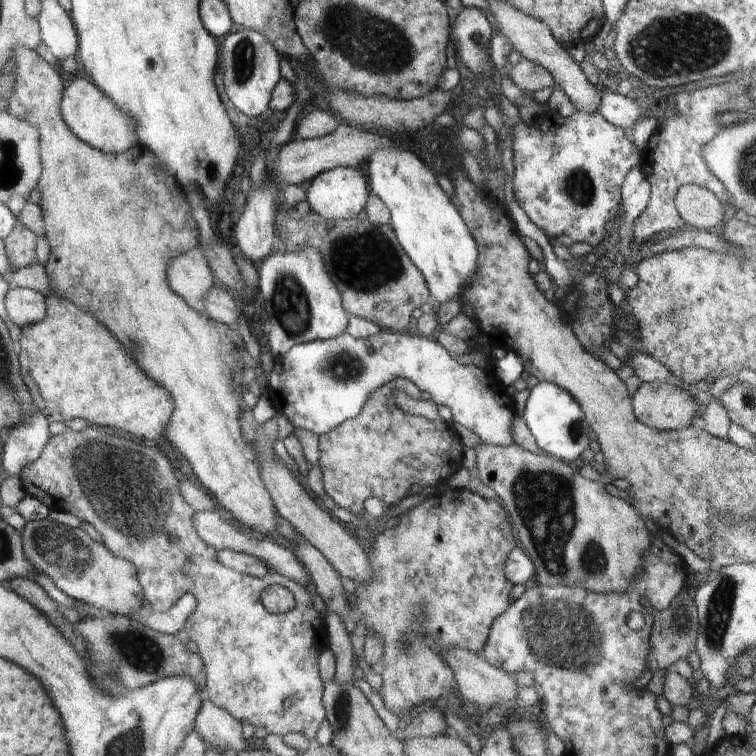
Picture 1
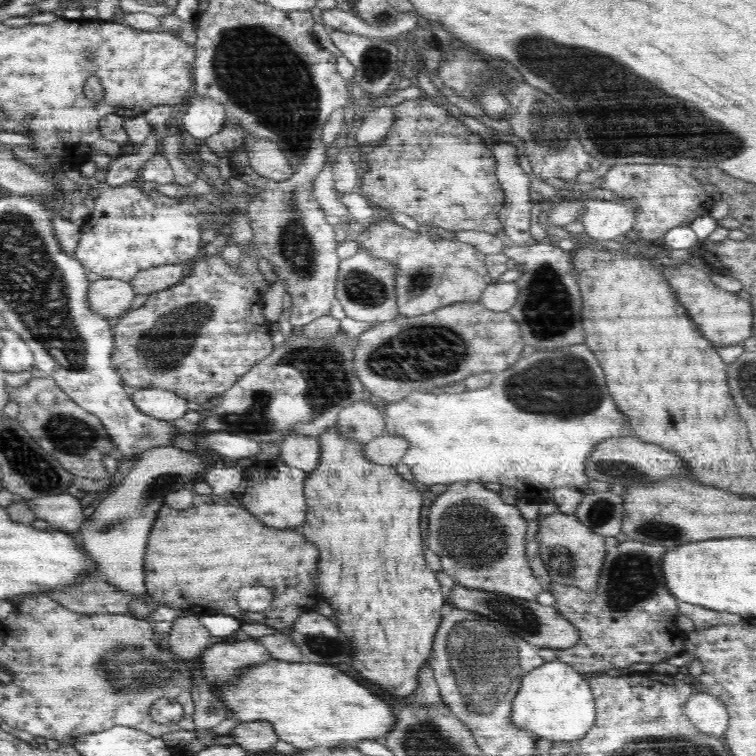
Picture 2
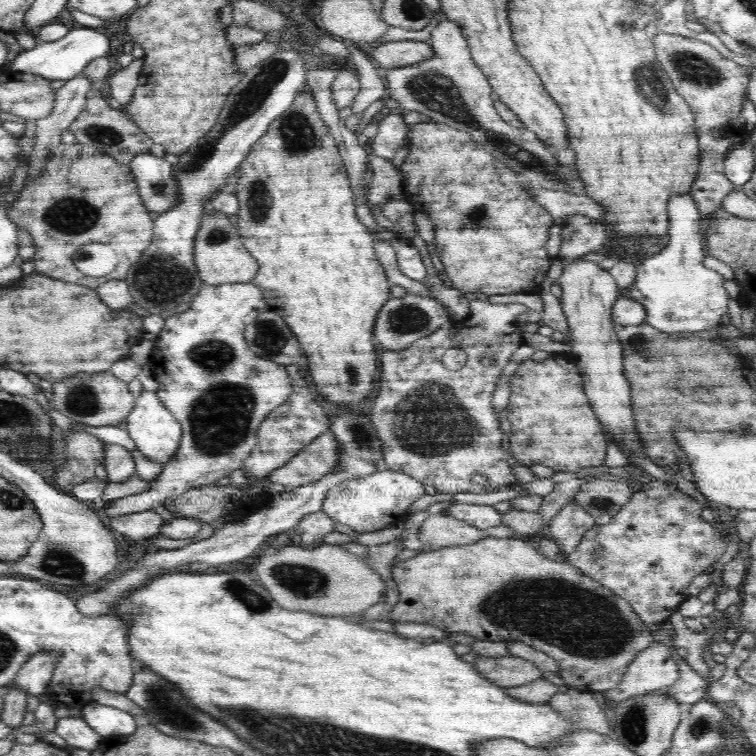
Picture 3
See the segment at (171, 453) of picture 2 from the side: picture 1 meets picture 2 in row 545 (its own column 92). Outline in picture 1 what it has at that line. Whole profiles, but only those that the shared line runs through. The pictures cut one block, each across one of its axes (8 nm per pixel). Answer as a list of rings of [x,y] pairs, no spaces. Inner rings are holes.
[[[72,77],[72,83],[64,92],[60,110],[68,128],[80,140],[87,142],[92,148],[110,154],[122,154],[138,143],[136,136],[136,120],[120,110],[101,88],[86,78]]]

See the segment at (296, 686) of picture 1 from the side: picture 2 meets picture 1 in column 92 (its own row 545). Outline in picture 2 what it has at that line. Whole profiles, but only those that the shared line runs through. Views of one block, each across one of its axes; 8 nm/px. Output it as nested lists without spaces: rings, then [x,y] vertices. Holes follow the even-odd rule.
[[[454,482],[450,483],[448,490],[437,496],[430,507],[428,542],[434,554],[440,557],[442,569],[455,583],[465,585],[476,590],[488,590],[506,594],[511,597],[536,601],[538,594],[544,588],[532,573],[532,568],[526,558],[526,532],[529,522],[522,516],[517,506],[510,506],[500,498],[501,494],[485,488],[482,482]]]

